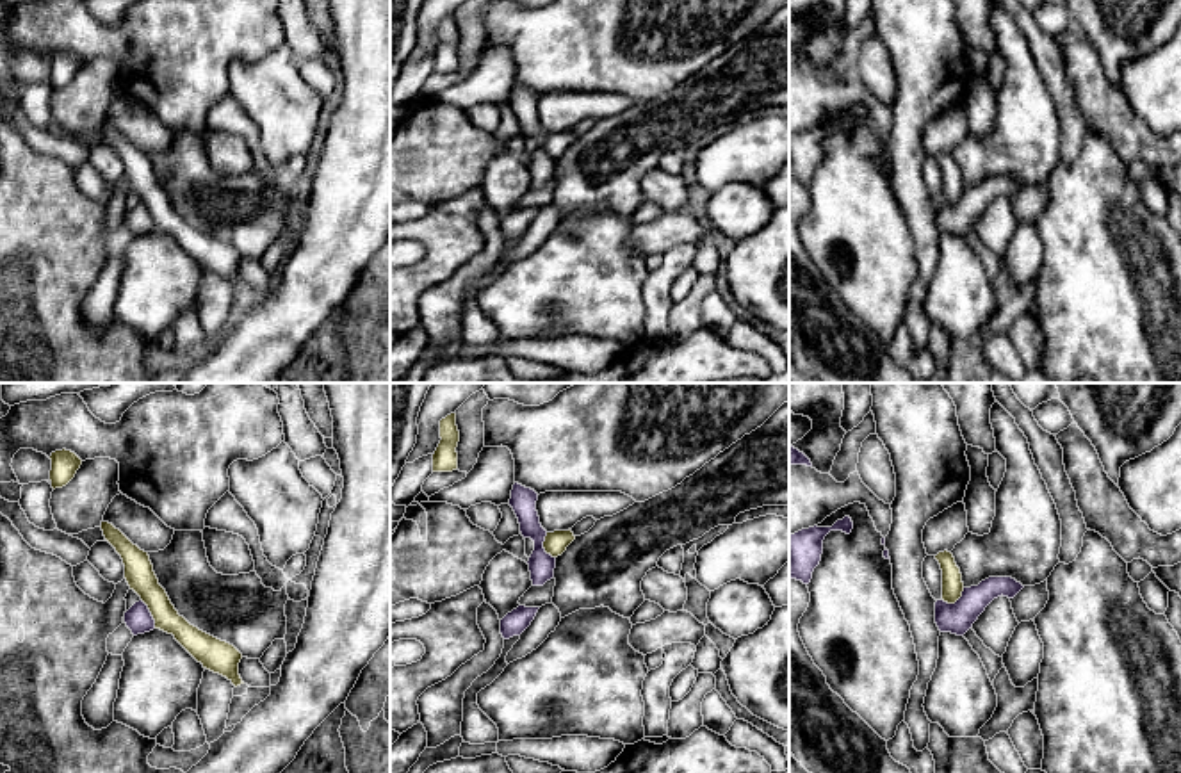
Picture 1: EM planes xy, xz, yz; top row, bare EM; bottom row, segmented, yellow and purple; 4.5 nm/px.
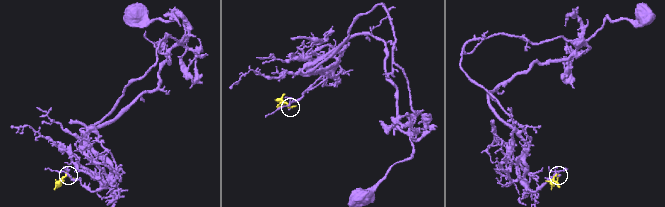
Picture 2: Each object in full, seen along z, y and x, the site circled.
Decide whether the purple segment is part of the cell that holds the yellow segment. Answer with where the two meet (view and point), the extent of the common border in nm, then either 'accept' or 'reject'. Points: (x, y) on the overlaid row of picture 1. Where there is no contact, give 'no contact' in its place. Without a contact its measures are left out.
xy (150, 611) | 150 nm | reject

